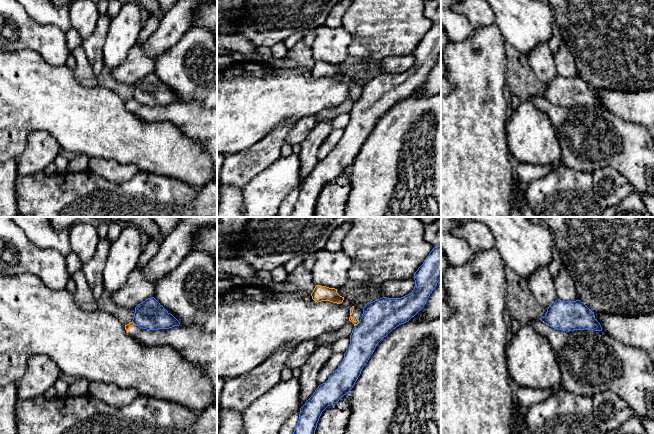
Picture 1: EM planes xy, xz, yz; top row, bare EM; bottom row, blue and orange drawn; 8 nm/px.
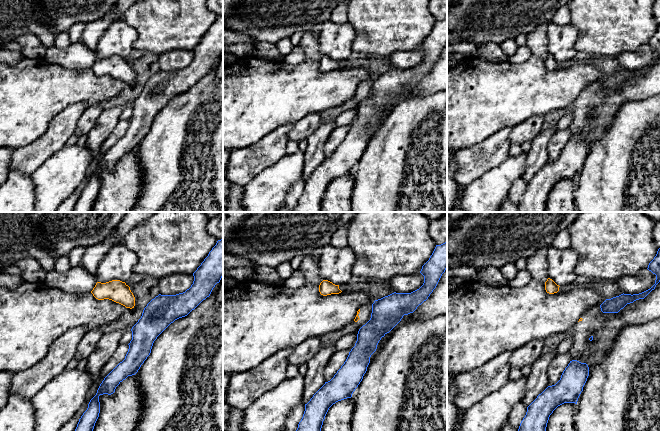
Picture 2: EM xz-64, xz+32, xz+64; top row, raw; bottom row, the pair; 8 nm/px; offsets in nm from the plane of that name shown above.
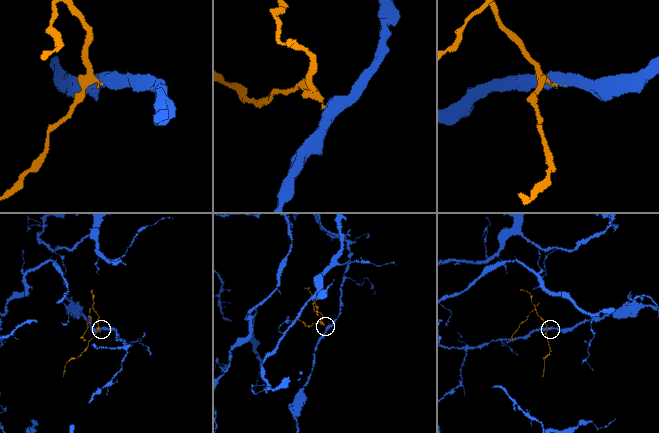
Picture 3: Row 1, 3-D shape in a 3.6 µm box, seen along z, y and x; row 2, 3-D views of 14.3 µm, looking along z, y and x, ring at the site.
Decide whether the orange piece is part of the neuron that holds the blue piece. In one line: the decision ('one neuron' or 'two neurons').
two neurons

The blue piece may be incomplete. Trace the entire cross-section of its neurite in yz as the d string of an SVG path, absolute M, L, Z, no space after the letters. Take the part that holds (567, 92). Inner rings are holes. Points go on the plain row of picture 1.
M557 75L546 85L545 92L540 96L555 105L567 108L585 105L602 107L600 99L595 95L594 88L580 76Z

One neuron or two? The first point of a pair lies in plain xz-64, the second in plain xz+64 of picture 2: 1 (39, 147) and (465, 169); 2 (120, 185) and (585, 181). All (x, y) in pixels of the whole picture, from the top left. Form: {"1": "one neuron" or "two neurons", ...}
{"1": "one neuron", "2": "two neurons"}

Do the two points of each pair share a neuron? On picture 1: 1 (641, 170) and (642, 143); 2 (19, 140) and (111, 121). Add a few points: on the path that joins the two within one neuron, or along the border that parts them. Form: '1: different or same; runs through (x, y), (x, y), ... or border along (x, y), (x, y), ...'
1: same; runs through (641, 163), (641, 150)
2: same; runs through (40, 121), (87, 121)

